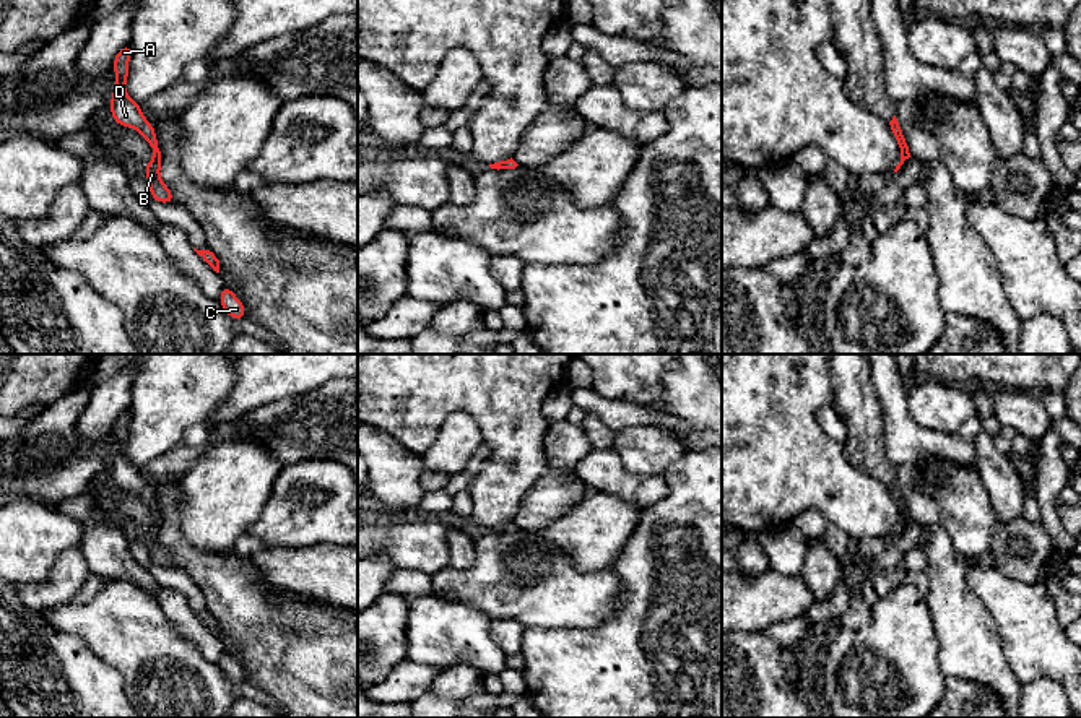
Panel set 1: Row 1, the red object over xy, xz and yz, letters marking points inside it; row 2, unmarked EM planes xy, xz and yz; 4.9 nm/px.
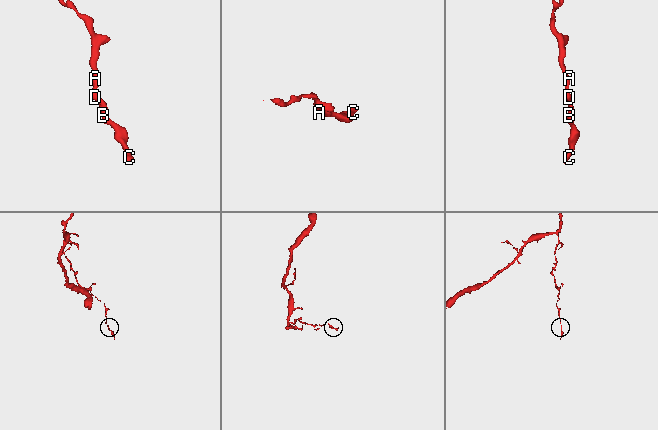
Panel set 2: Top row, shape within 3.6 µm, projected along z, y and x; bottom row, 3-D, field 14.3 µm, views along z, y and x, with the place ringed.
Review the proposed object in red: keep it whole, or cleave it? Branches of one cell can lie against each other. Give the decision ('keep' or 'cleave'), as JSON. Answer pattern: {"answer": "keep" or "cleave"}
{"answer": "keep"}

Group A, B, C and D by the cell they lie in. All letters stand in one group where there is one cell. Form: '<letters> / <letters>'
A B C D

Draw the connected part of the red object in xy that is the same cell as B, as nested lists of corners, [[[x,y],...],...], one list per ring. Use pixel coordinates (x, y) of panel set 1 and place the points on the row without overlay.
[[[127,408],[119,414],[119,417],[114,421],[112,426],[115,434],[115,453],[111,461],[112,482],[122,491],[130,491],[138,494],[141,500],[153,512],[153,521],[150,528],[143,533],[143,536],[148,541],[148,551],[151,554],[153,565],[174,567],[172,556],[164,549],[164,546],[159,541],[163,517],[159,515],[156,495],[153,489],[141,478],[140,468],[135,466],[125,456],[130,417],[132,417],[132,409]]]

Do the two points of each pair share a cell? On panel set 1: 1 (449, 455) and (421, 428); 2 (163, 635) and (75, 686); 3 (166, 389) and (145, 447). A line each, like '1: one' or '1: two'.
1: two
2: two
3: one

